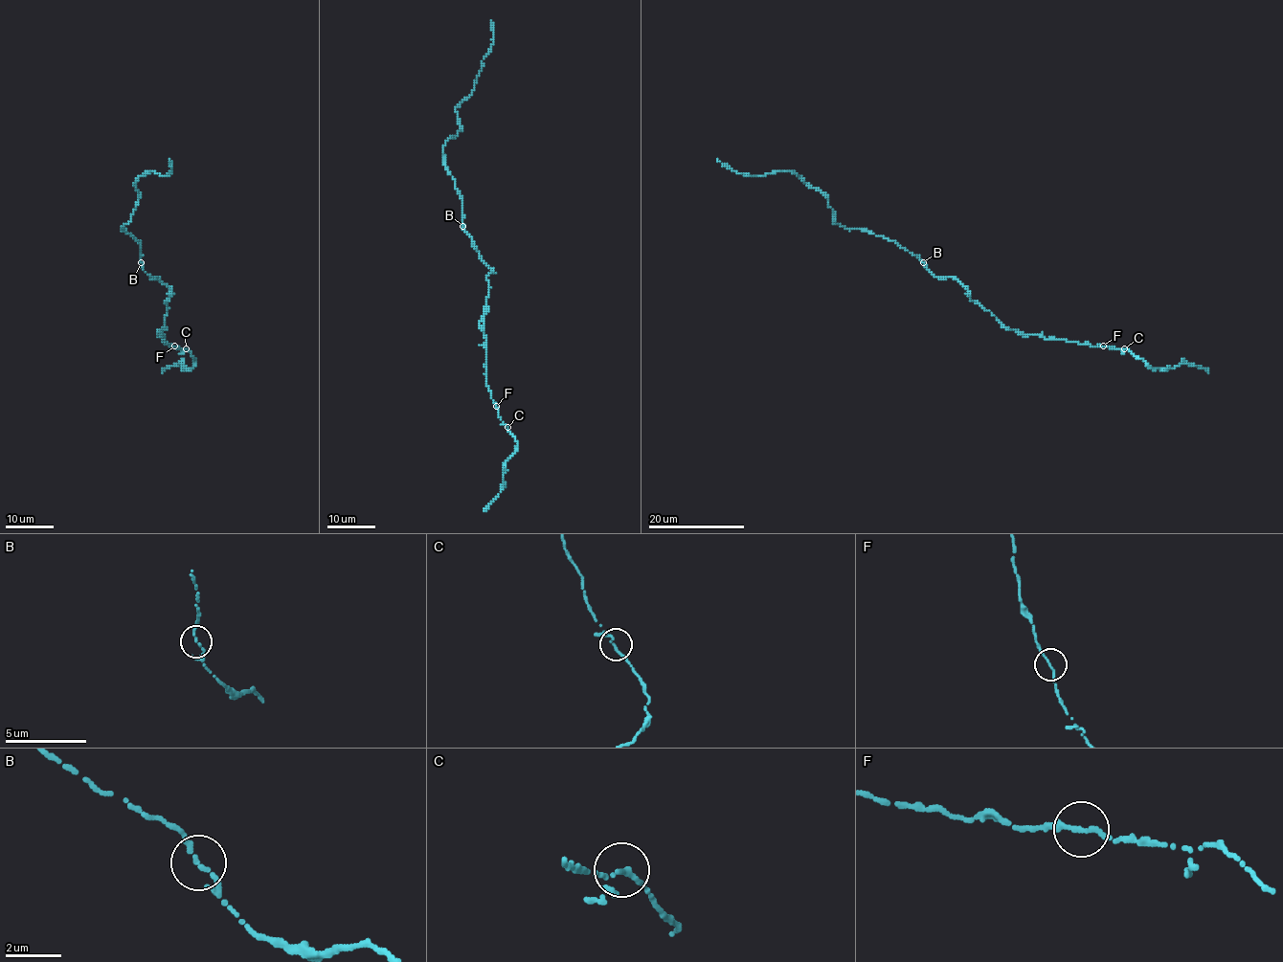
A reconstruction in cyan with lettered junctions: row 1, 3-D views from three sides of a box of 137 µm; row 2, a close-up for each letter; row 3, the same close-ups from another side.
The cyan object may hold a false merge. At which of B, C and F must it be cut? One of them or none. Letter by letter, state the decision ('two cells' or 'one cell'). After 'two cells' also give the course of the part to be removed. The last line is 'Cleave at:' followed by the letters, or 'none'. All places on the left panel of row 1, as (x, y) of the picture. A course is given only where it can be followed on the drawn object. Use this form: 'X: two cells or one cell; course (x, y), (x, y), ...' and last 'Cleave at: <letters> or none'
B: one cell
C: one cell
F: one cell
Cleave at: none

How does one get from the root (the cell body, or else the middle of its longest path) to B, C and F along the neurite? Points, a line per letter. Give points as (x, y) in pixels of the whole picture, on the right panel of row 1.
B: (950, 278), (935, 278), (922, 263)
C: (950, 278), (955, 278), (968, 291), (971, 299), (990, 311), (1004, 326), (1019, 333), (1084, 345), (1124, 348)
F: (950, 278), (955, 278), (968, 291), (971, 299), (990, 311), (1004, 326), (1046, 339), (1103, 346)

